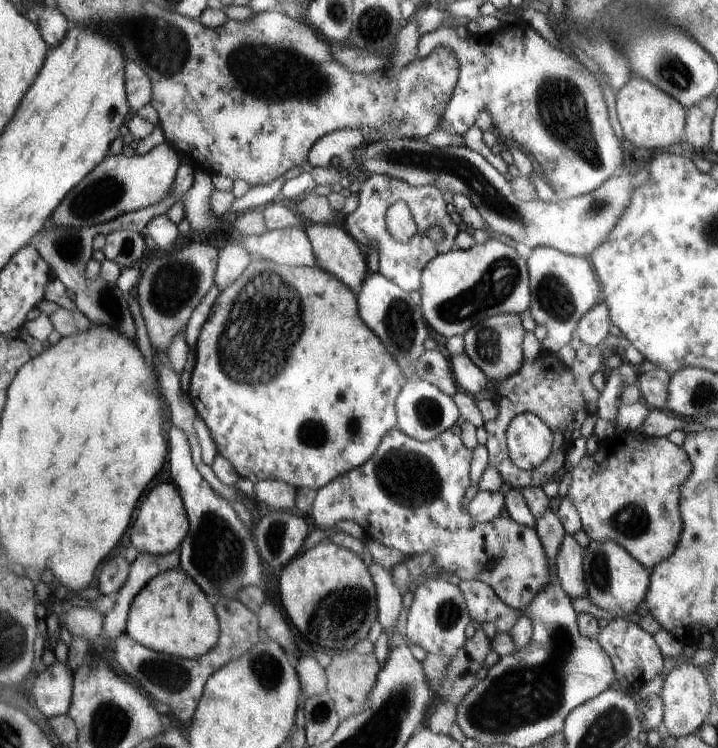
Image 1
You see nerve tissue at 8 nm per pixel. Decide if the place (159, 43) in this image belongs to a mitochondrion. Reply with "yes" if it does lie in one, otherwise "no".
yes

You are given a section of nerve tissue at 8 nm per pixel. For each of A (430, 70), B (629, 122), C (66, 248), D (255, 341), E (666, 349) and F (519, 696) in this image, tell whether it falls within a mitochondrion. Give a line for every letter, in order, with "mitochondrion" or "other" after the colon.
A: other
B: other
C: mitochondrion
D: mitochondrion
E: other
F: mitochondrion

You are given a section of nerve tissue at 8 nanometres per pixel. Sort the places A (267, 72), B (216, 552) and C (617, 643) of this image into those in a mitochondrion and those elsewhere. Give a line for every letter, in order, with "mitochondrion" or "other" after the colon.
A: mitochondrion
B: mitochondrion
C: other

